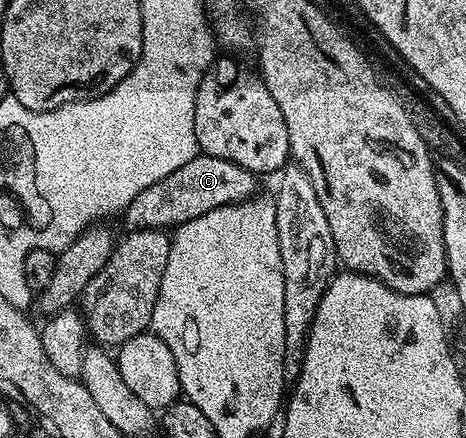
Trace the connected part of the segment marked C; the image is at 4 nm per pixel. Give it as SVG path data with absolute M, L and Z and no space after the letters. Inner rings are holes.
M204 154L190 155L189 159L183 162L183 166L179 166L174 172L159 178L159 182L147 186L139 194L133 196L131 203L123 209L126 224L124 227L129 230L134 228L176 229L180 225L191 222L191 218L199 218L207 214L207 210L215 210L219 206L228 204L241 204L244 200L250 199L258 191L257 180L258 177L254 173L235 162L227 162L223 158Z

